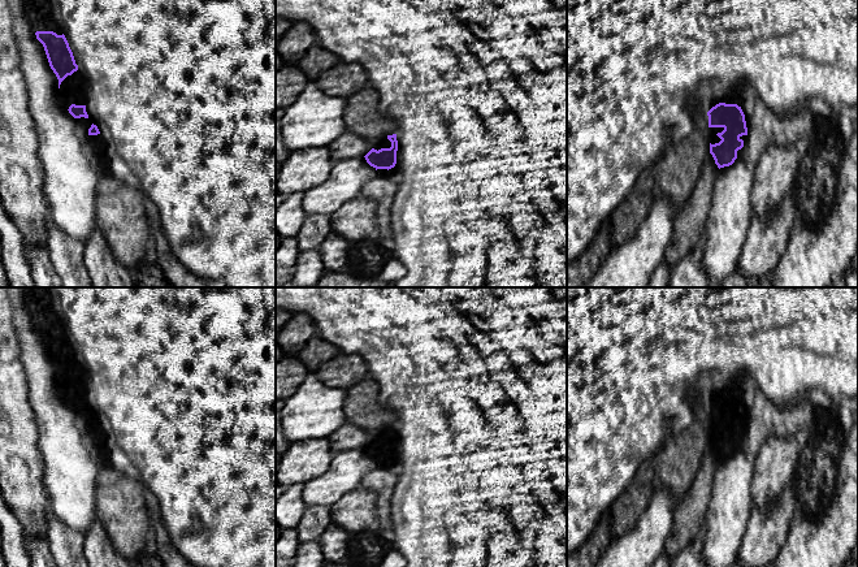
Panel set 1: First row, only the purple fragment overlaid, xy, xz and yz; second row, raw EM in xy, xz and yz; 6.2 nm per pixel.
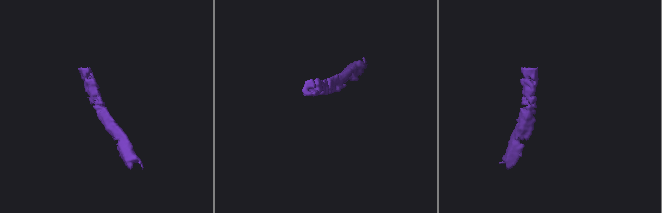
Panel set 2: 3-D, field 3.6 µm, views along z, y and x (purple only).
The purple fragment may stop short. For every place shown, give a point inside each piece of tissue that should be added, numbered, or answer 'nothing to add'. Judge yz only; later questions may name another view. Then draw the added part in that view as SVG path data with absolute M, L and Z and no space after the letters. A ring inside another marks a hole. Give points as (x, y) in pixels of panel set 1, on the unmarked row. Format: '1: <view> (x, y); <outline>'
1: yz (713, 423); M708 419L711 436L719 434L722 432L716 425L722 424L723 421L724 421L724 419Z

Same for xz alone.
1: xz (382, 435); M387 428L373 434L373 440L377 442L381 440L390 440L390 438L391 438L391 433L387 430Z

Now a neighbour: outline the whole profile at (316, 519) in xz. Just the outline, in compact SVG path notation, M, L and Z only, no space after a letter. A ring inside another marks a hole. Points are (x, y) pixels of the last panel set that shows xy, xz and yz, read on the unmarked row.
M307 506L295 528L299 542L307 544L318 540L330 524L330 506Z

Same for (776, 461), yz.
M770 437L755 455L755 473L751 482L754 508L763 508L774 502L792 482L802 440Z

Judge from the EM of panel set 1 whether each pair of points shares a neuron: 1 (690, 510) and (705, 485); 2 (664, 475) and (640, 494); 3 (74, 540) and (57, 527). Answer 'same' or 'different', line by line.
1: same
2: different
3: same

